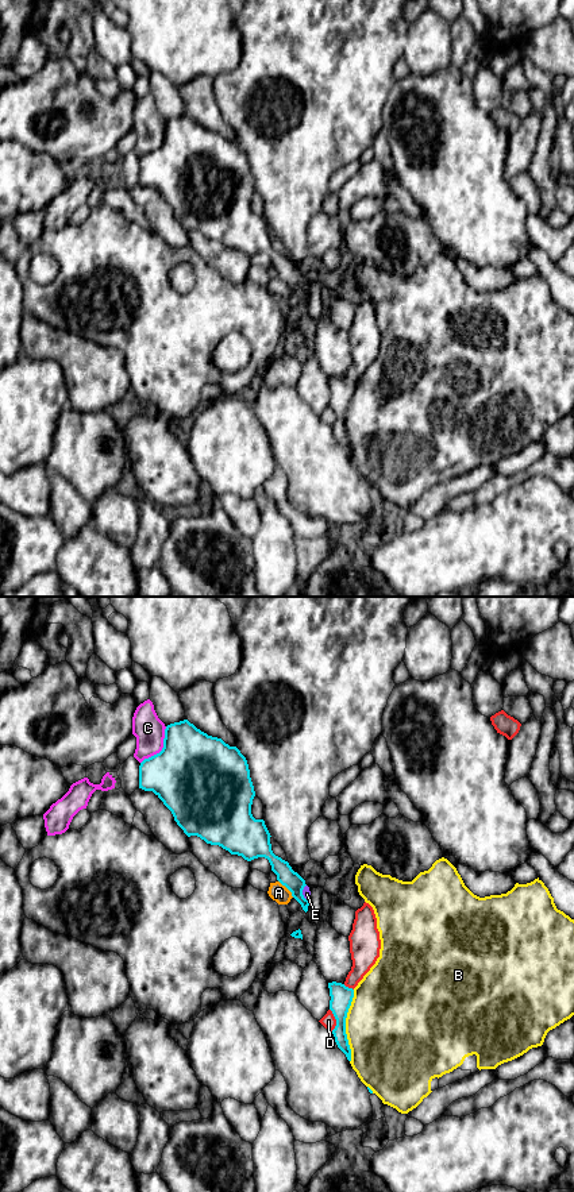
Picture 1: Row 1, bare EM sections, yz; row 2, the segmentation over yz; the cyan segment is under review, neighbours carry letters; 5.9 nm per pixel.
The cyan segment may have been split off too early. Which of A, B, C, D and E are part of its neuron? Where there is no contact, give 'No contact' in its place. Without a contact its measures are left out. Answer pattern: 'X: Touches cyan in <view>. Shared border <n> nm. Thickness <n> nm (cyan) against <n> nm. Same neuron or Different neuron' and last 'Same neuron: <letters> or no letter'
A: Touches cyan in yz. Shared border 140 nm. Thickness 110 nm (cyan) against 110 nm. Different neuron
B: Touches cyan in yz. Shared border 440 nm. Thickness 130 nm (cyan) against 480 nm. Different neuron
C: Touches cyan in yz. Shared border 280 nm. Thickness 500 nm (cyan) against 180 nm. Different neuron
D: Touches cyan in yz. Shared border 140 nm. Thickness 130 nm (cyan) against 90 nm. Different neuron
E: Touches cyan in yz. Shared border 110 nm. Thickness 110 nm (cyan) against 50 nm. Different neuron
Same neuron: no letter

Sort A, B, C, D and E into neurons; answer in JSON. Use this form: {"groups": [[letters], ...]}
{"groups": [["A", "E"], ["B"], ["C"], ["D"]]}

